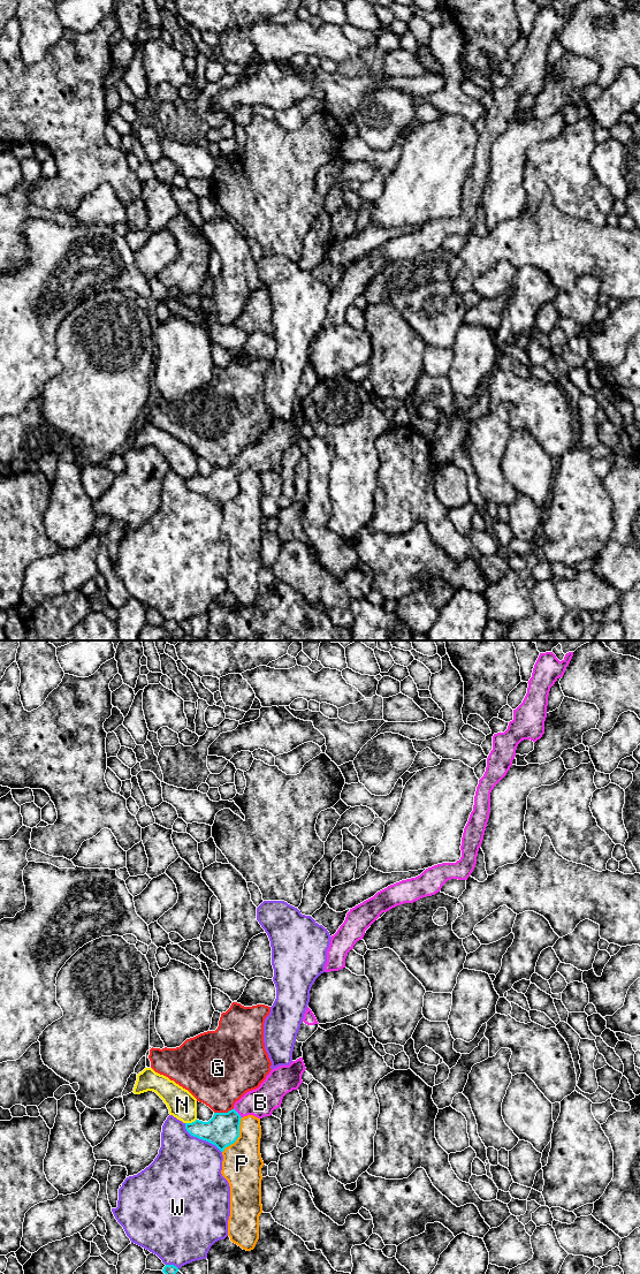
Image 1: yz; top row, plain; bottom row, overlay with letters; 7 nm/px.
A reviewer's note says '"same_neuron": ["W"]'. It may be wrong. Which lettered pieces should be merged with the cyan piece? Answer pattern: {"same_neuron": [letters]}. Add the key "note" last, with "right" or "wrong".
{"same_neuron": ["B"], "note": "wrong"}

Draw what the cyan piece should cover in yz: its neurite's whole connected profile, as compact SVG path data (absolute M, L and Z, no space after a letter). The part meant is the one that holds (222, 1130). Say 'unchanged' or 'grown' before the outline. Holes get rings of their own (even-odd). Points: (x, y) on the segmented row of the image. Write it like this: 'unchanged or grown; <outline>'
grown; M303 1057L292 1061L289 1066L273 1069L260 1086L246 1092L235 1102L231 1110L214 1113L208 1122L196 1120L192 1123L185 1123L186 1131L223 1152L239 1137L241 1118L247 1115L258 1118L271 1116L274 1109L281 1107L287 1093L298 1090L305 1070Z

